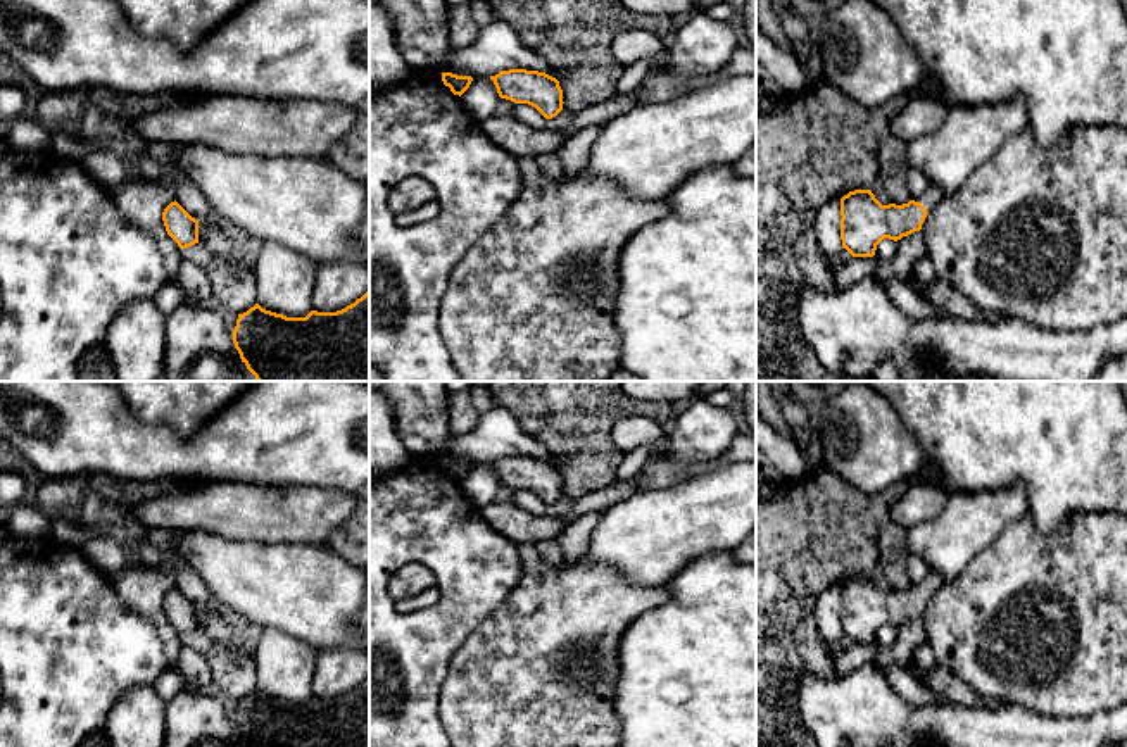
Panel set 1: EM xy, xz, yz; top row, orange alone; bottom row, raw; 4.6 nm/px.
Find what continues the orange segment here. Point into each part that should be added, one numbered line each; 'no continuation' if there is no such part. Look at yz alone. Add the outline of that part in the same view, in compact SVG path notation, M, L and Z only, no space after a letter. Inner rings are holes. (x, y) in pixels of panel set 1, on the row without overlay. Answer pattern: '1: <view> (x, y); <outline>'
1: yz (932, 580); M929 569L927 576L915 585L915 588L920 588L927 599L944 583L944 578L941 573Z

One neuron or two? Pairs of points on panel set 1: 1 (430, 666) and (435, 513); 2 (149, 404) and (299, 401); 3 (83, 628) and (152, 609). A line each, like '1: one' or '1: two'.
1: one
2: two
3: two

